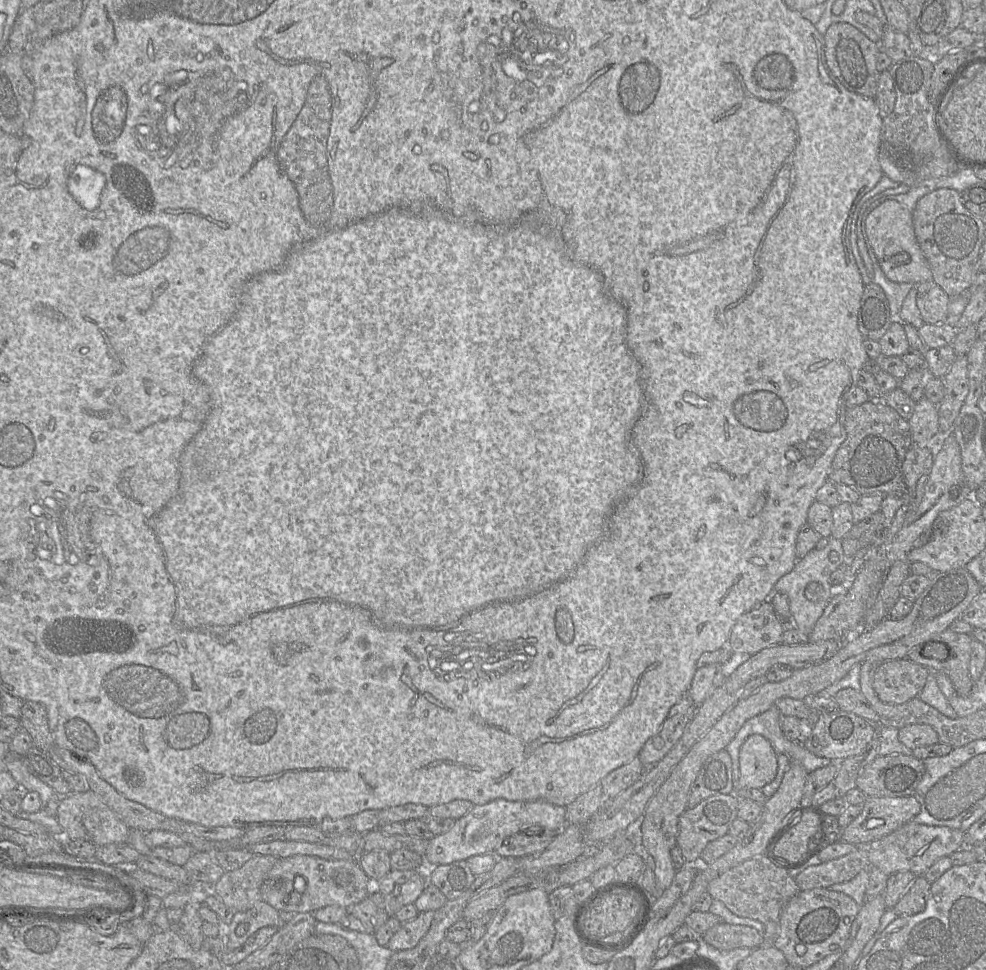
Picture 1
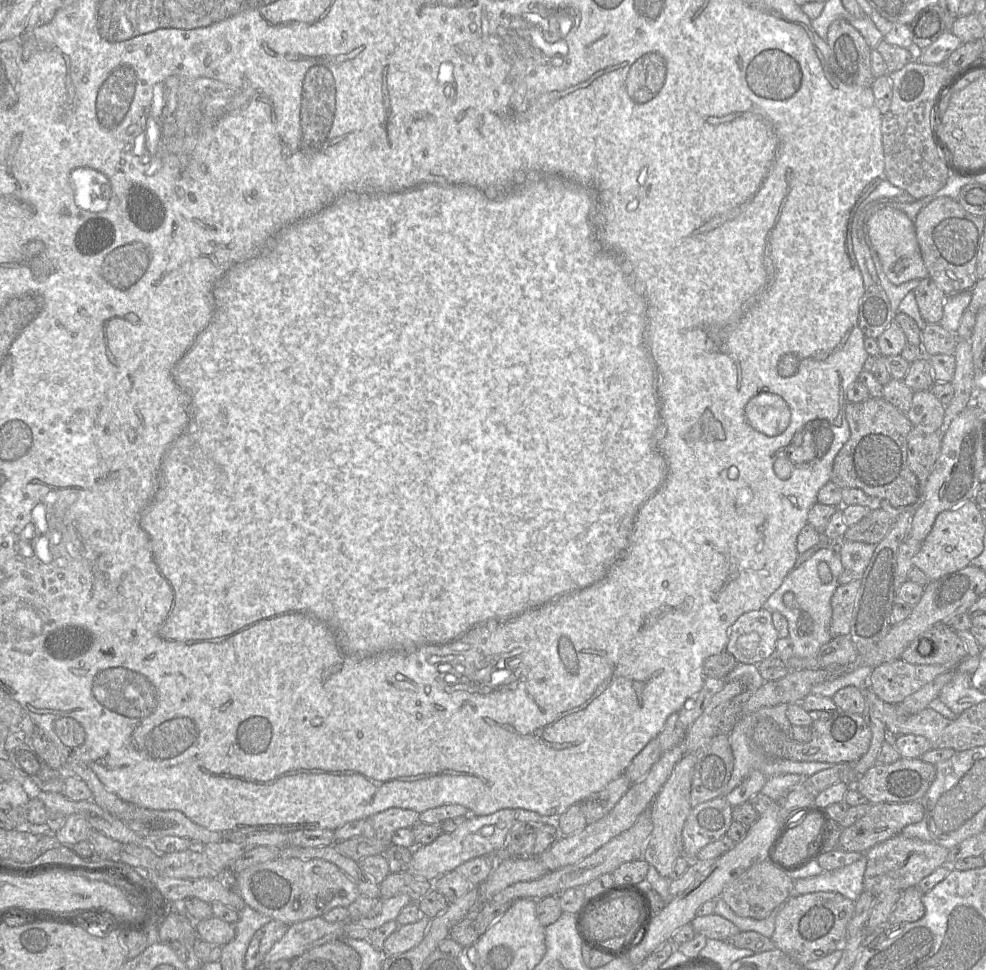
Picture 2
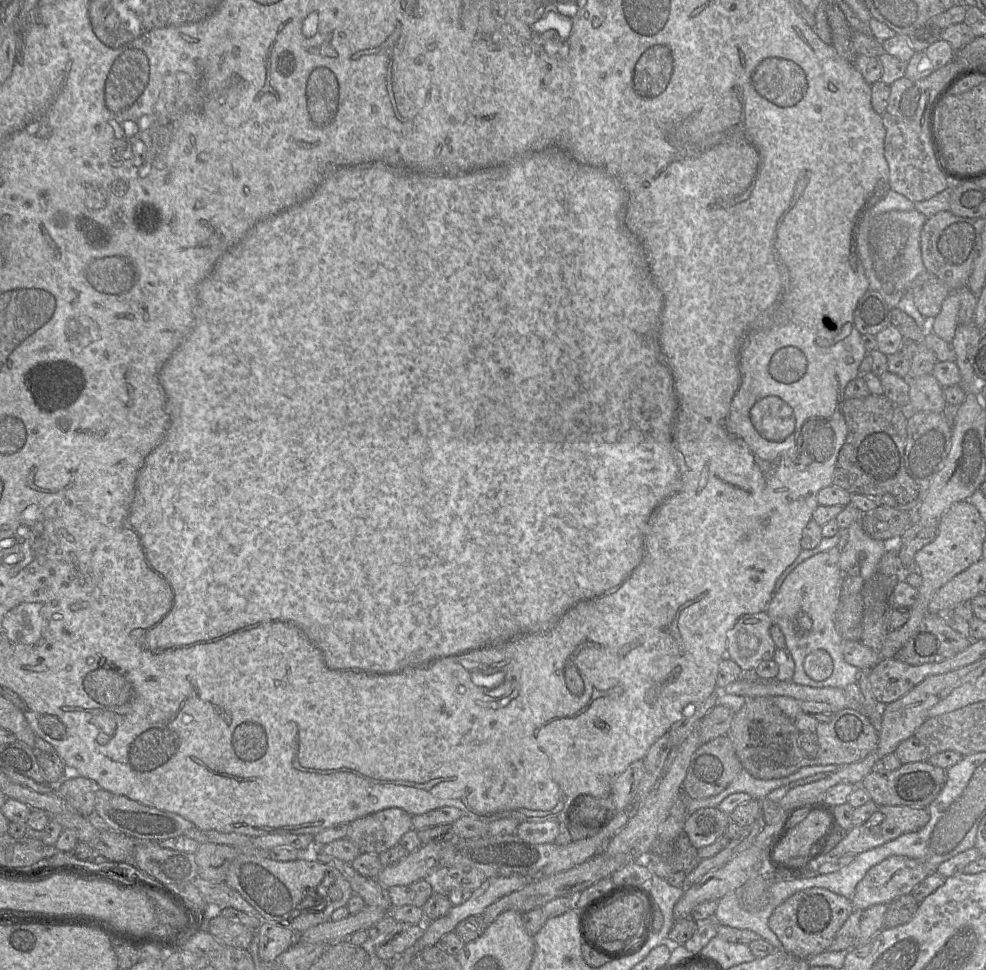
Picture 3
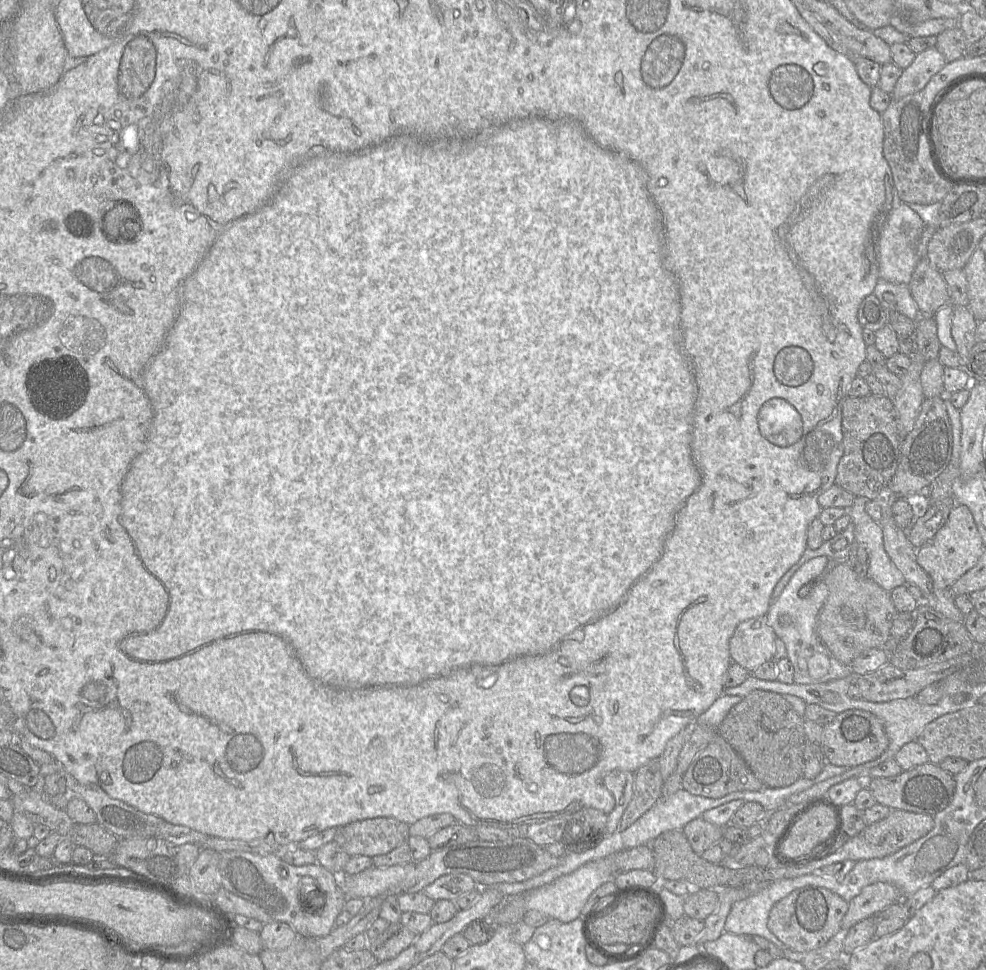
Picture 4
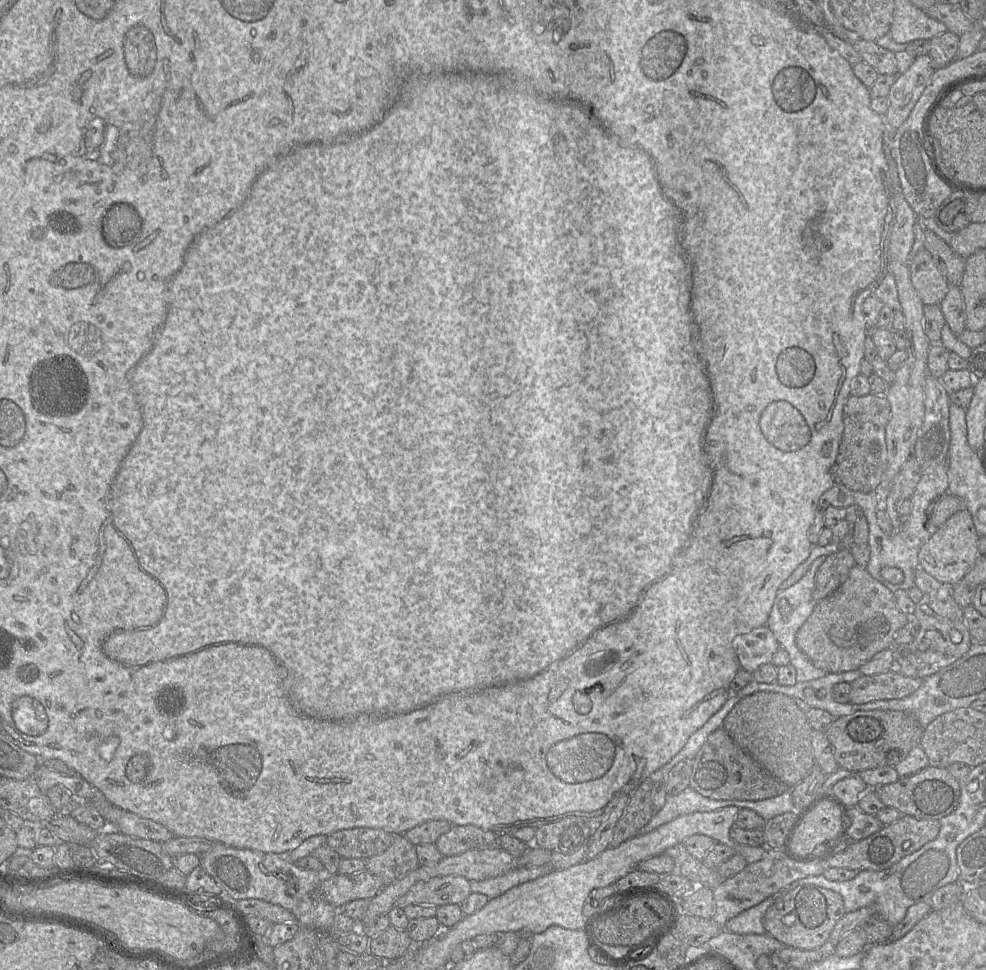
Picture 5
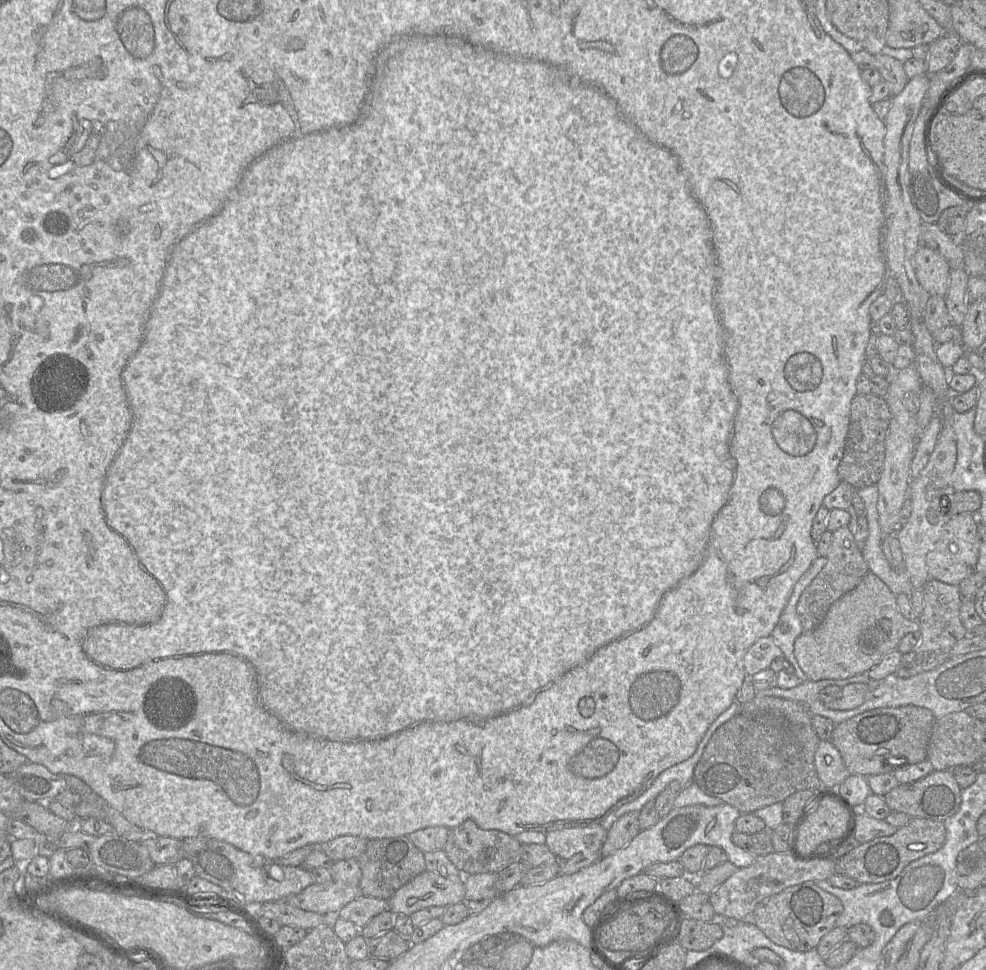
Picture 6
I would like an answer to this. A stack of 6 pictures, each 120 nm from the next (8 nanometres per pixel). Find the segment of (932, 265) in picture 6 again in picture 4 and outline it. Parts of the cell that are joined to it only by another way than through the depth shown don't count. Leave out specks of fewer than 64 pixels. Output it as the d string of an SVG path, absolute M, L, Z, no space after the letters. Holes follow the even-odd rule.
M921 258L917 263L909 289L921 316L934 316L950 301L949 289L942 272L933 267L927 258Z

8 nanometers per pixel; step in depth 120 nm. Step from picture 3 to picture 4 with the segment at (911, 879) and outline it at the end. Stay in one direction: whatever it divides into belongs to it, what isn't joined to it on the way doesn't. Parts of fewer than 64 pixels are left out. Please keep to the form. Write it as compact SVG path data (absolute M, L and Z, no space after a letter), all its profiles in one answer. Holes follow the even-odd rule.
M876 882L867 885L849 901L848 910L841 922L841 928L850 929L857 922L872 917L901 900L900 891L891 884Z

